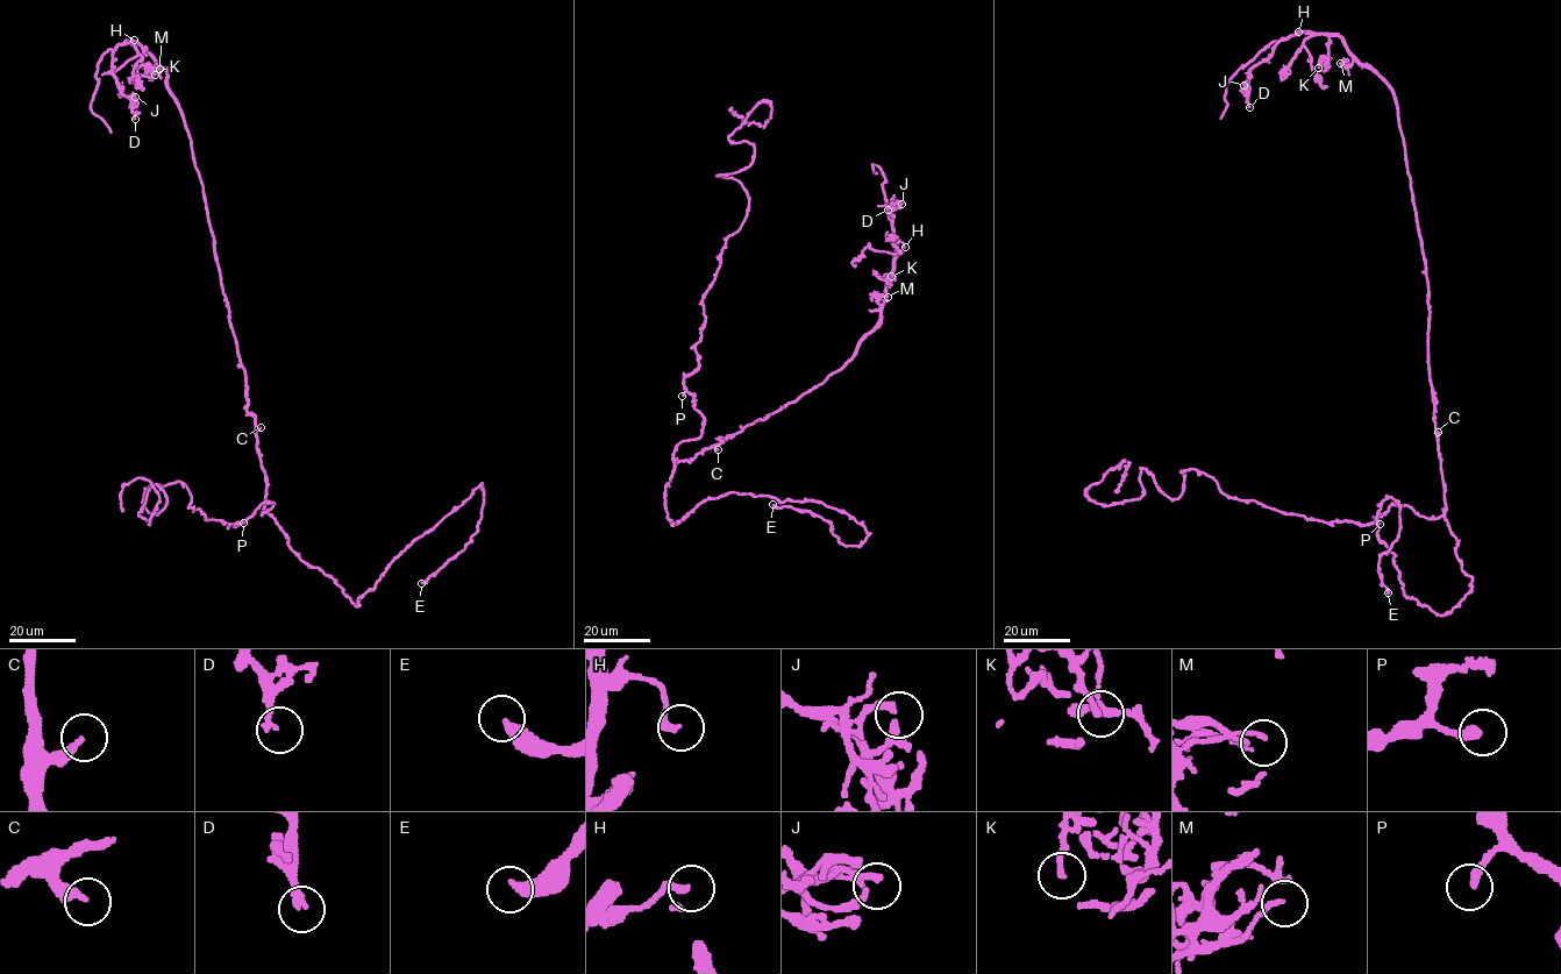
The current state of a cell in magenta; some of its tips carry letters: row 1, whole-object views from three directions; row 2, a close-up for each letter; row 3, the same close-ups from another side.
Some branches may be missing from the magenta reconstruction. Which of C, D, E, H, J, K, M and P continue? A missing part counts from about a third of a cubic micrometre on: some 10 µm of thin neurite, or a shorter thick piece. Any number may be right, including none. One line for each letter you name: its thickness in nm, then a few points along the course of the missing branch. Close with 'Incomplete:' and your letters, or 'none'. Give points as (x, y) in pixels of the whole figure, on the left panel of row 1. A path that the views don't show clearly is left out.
Incomplete: none

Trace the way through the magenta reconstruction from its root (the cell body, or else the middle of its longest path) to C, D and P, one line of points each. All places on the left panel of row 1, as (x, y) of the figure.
C: (264, 476), (256, 446), (256, 431), (261, 427)
D: (264, 476), (191, 140), (165, 70), (125, 41), (111, 66), (135, 119)
P: (264, 476), (266, 496), (261, 514), (272, 507), (272, 503), (262, 503), (243, 523)

